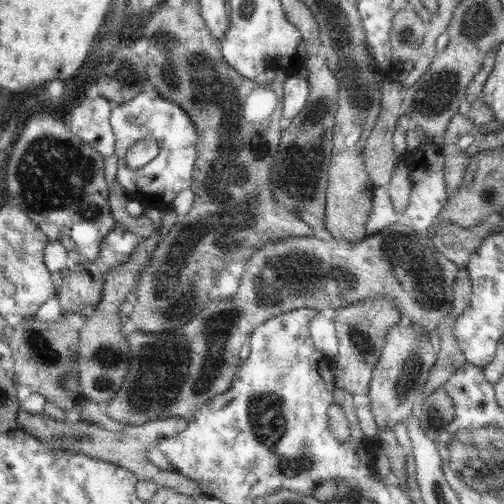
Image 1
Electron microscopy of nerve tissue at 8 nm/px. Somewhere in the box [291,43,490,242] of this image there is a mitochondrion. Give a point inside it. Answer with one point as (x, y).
(436, 99)

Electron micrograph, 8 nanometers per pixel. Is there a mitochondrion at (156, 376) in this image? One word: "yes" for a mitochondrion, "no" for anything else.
yes

